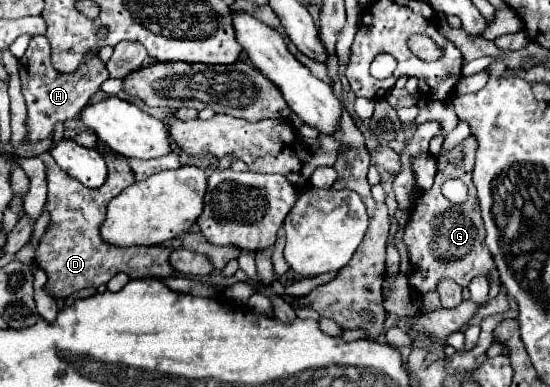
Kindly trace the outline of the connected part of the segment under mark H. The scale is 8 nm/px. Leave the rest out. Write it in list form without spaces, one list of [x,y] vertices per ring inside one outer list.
[[[33,36],[29,42],[27,52],[19,60],[19,78],[21,78],[21,90],[27,102],[27,144],[37,144],[45,138],[49,138],[55,130],[55,124],[67,122],[79,114],[79,110],[89,102],[89,98],[101,88],[101,84],[109,78],[105,64],[91,56],[87,58],[73,74],[61,74],[57,72],[51,62],[51,48],[45,36]]]

